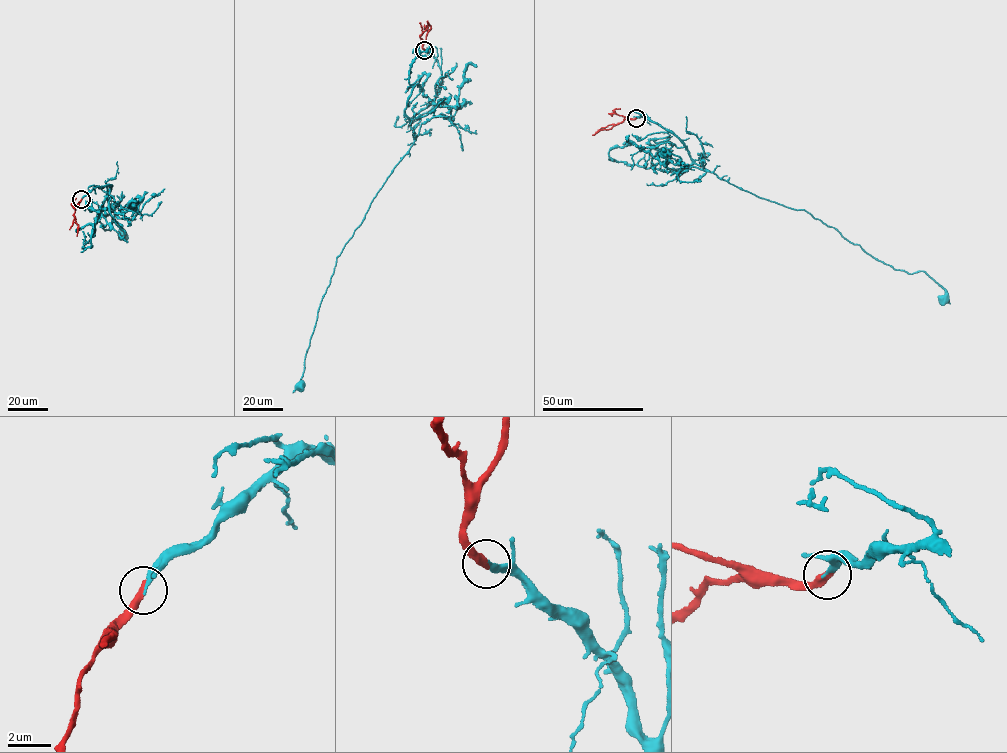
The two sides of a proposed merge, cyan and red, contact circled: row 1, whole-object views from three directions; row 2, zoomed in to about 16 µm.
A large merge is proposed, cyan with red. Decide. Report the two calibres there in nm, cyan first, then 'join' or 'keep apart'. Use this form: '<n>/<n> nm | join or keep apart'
260/380 nm | join

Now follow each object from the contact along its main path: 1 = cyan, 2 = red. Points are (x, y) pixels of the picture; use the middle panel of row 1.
1: (424, 50), (436, 59), (441, 88), (433, 101), (413, 117), (413, 144), (337, 258), (319, 307), (299, 385)
2: (424, 50), (420, 36), (427, 27), (427, 21)

